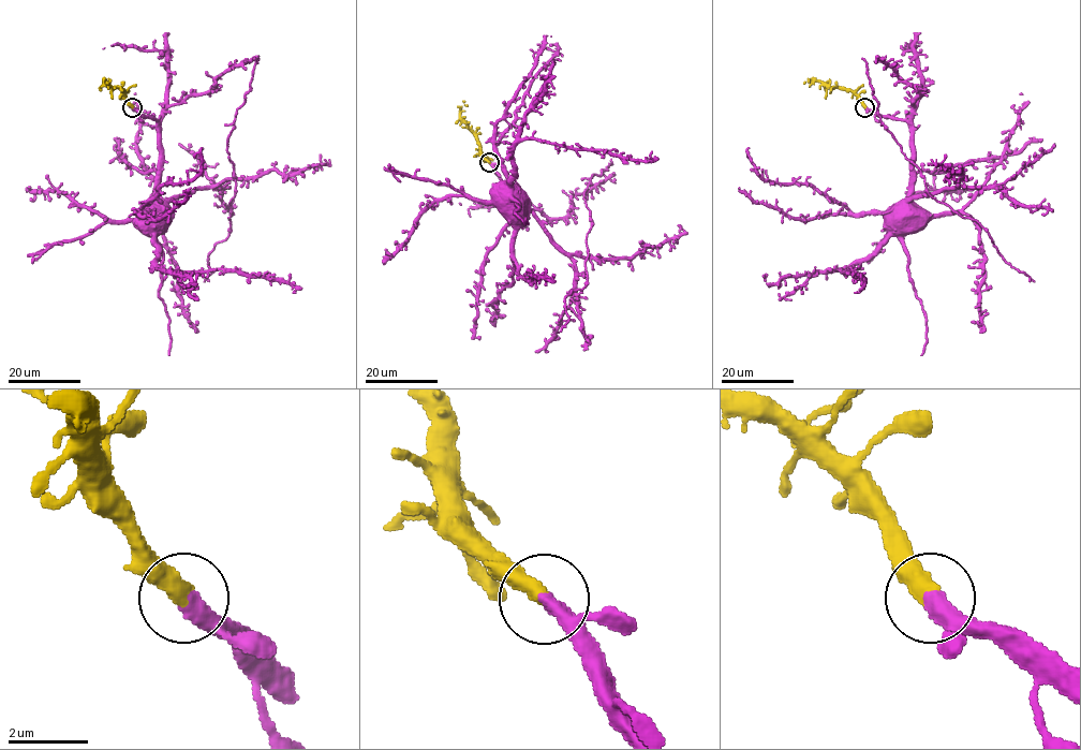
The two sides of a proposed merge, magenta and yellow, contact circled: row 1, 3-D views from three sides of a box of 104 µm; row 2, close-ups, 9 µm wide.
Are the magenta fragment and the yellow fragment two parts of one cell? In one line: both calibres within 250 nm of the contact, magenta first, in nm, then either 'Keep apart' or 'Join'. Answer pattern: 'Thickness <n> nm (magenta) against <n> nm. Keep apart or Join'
Thickness 460 nm (magenta) against 480 nm. Join

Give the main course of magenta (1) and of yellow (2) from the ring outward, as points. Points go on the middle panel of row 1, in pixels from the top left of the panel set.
1: (489, 162), (515, 208), (524, 202), (515, 201)
2: (489, 162), (482, 155), (476, 136), (461, 119), (460, 108), (467, 104), (463, 101)

